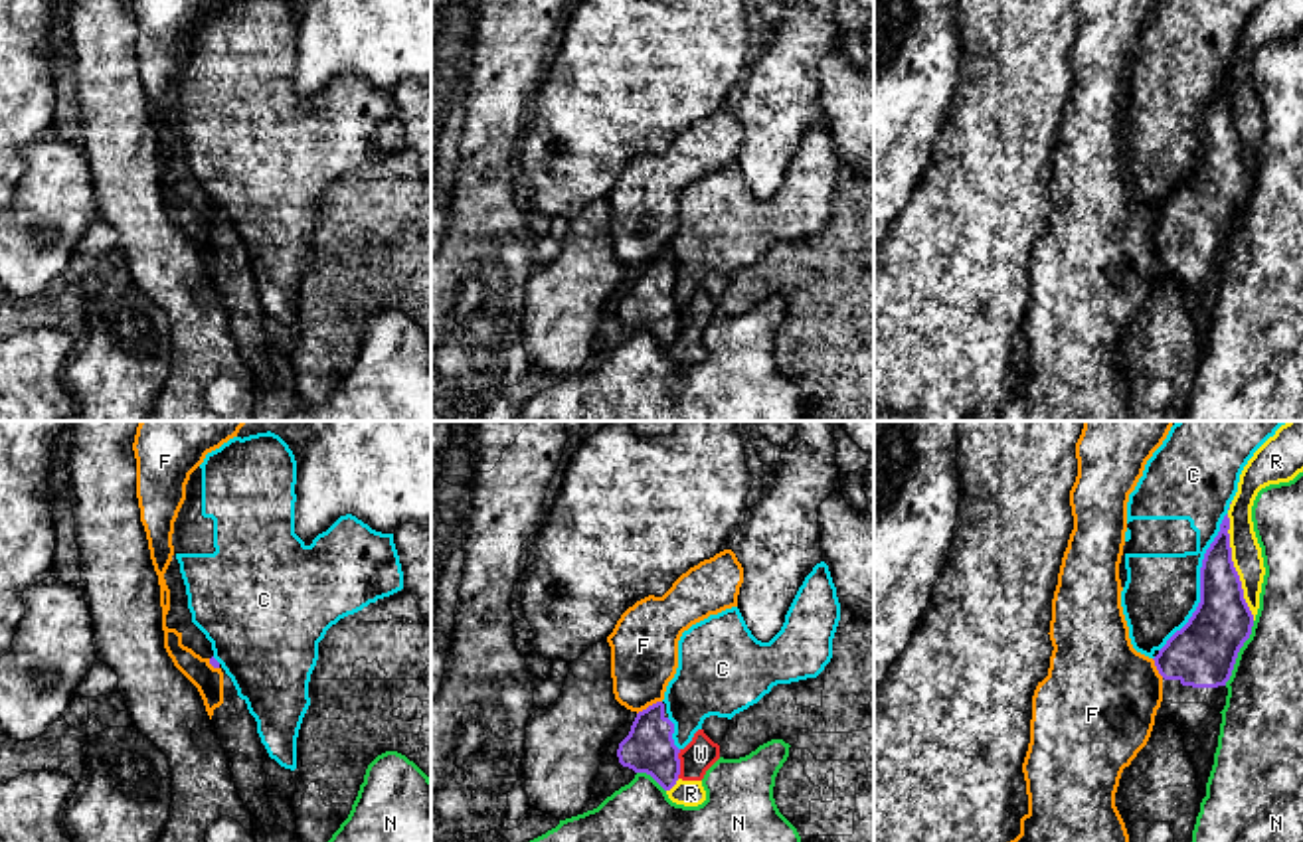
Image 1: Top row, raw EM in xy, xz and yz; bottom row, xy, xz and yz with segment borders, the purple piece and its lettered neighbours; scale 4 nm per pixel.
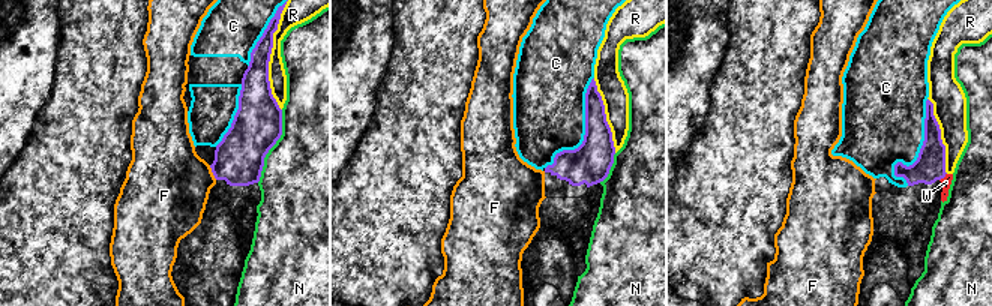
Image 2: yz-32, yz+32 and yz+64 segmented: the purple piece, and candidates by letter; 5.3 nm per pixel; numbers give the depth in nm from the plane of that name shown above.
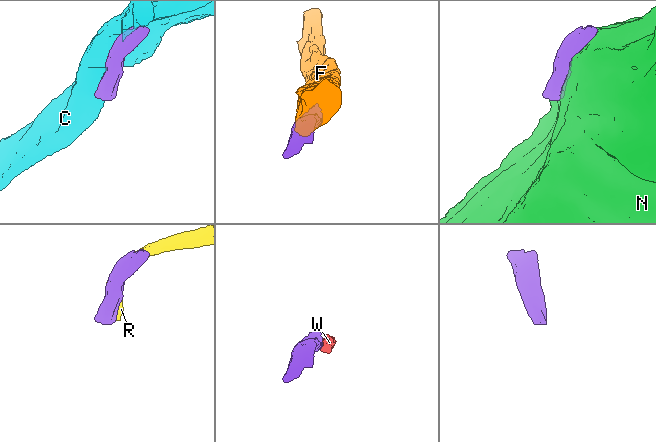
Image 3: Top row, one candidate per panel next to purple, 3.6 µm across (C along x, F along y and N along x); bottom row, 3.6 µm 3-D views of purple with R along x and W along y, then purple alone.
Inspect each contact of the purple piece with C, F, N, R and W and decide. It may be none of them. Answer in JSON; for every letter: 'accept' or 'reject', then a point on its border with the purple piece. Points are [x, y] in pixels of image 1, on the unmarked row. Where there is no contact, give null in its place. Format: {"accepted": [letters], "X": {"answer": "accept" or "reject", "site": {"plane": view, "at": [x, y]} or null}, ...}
{"accepted": [], "C": {"answer": "reject", "site": {"plane": "yz", "at": [1201, 139]}}, "F": {"answer": "reject", "site": {"plane": "xz", "at": [649, 263]}}, "N": {"answer": "reject", "site": {"plane": "yz", "at": [1238, 208]}}, "R": {"answer": "reject", "site": {"plane": "yz", "at": [1234, 125]}}, "W": {"answer": "reject", "site": {"plane": "xz", "at": [679, 321]}}}

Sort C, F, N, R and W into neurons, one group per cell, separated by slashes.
C / F / N / R W

